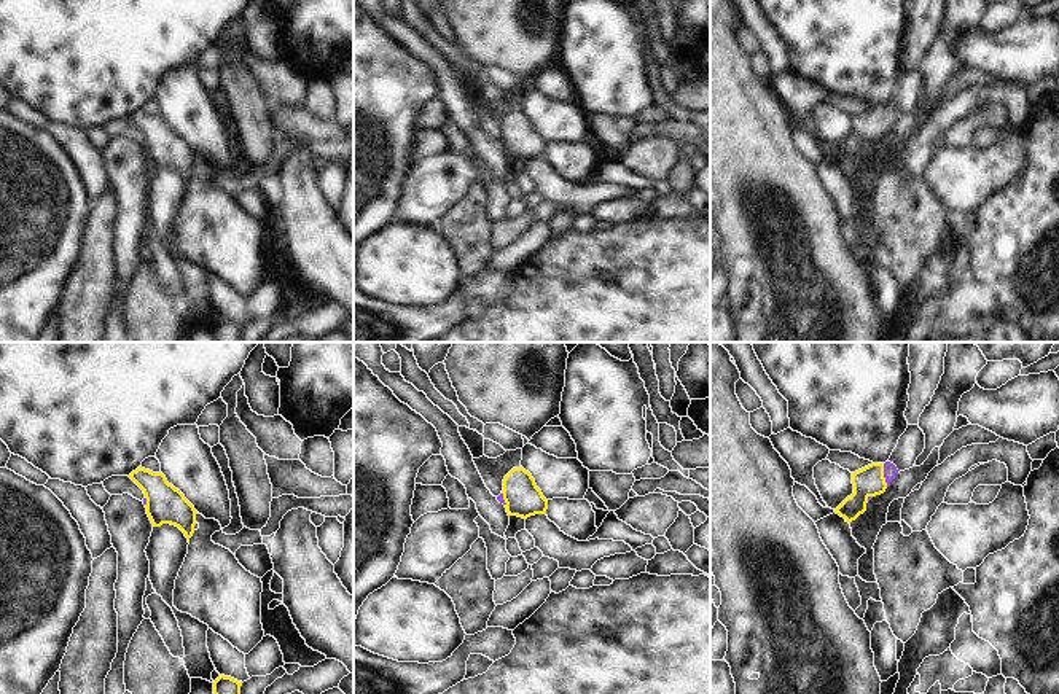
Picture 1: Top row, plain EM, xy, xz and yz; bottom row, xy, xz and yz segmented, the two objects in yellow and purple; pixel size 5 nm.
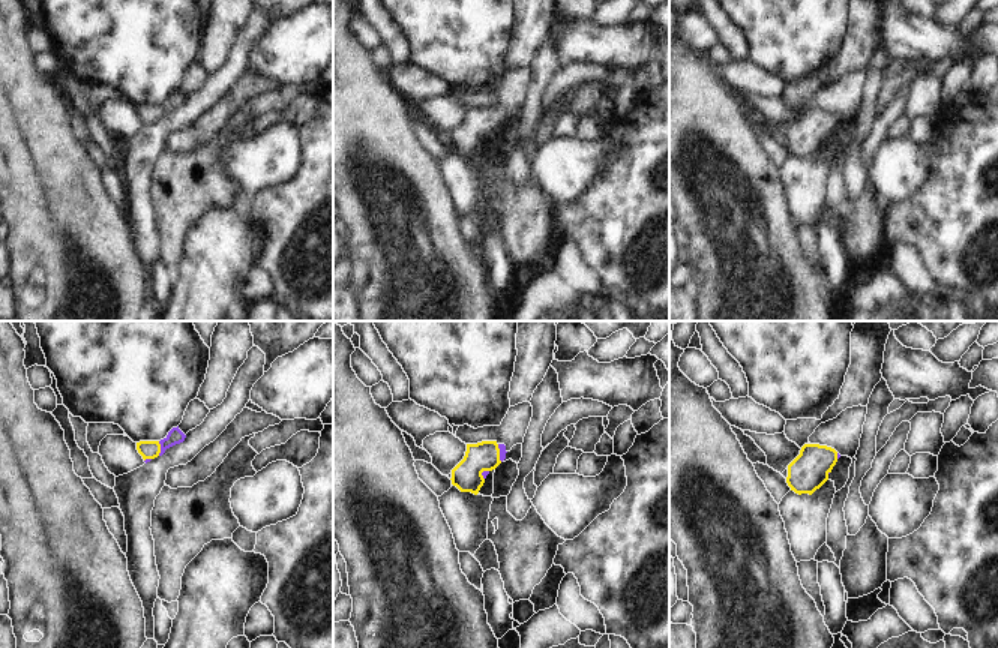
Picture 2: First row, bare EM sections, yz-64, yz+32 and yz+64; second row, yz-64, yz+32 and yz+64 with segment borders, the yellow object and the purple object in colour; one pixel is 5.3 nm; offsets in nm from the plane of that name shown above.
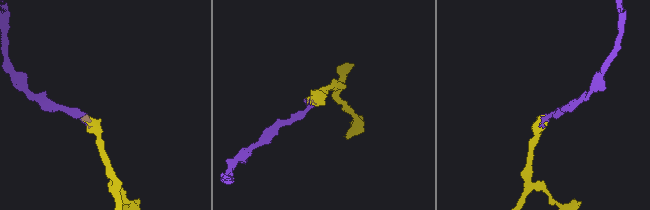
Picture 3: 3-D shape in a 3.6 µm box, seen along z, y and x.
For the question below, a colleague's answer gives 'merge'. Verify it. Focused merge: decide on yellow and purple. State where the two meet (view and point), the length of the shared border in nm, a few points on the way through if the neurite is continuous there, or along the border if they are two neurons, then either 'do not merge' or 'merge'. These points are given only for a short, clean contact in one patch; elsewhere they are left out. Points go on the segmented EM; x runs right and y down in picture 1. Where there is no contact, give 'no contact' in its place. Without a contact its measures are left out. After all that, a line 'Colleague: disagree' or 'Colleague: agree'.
yz (883, 475) | 120 nm | across yz (870, 481), (883, 475), (890, 471) | merge
Colleague: agree

